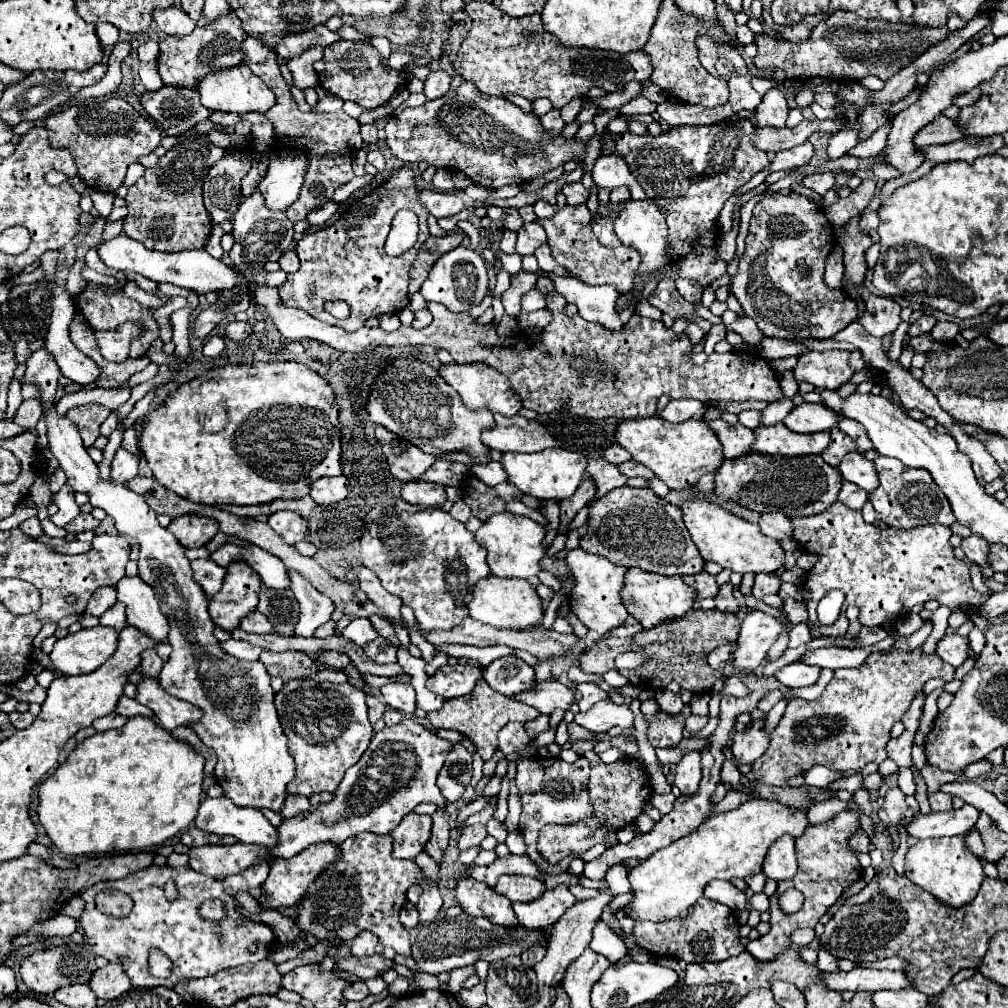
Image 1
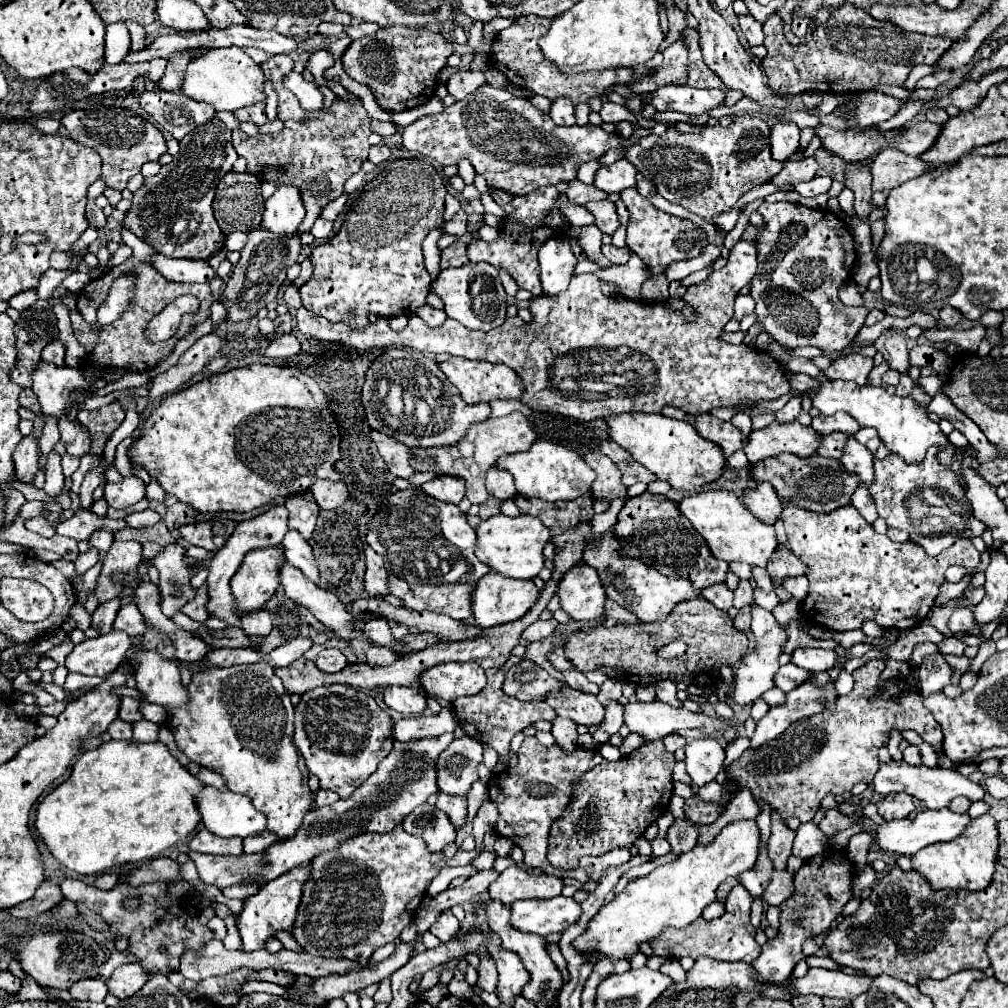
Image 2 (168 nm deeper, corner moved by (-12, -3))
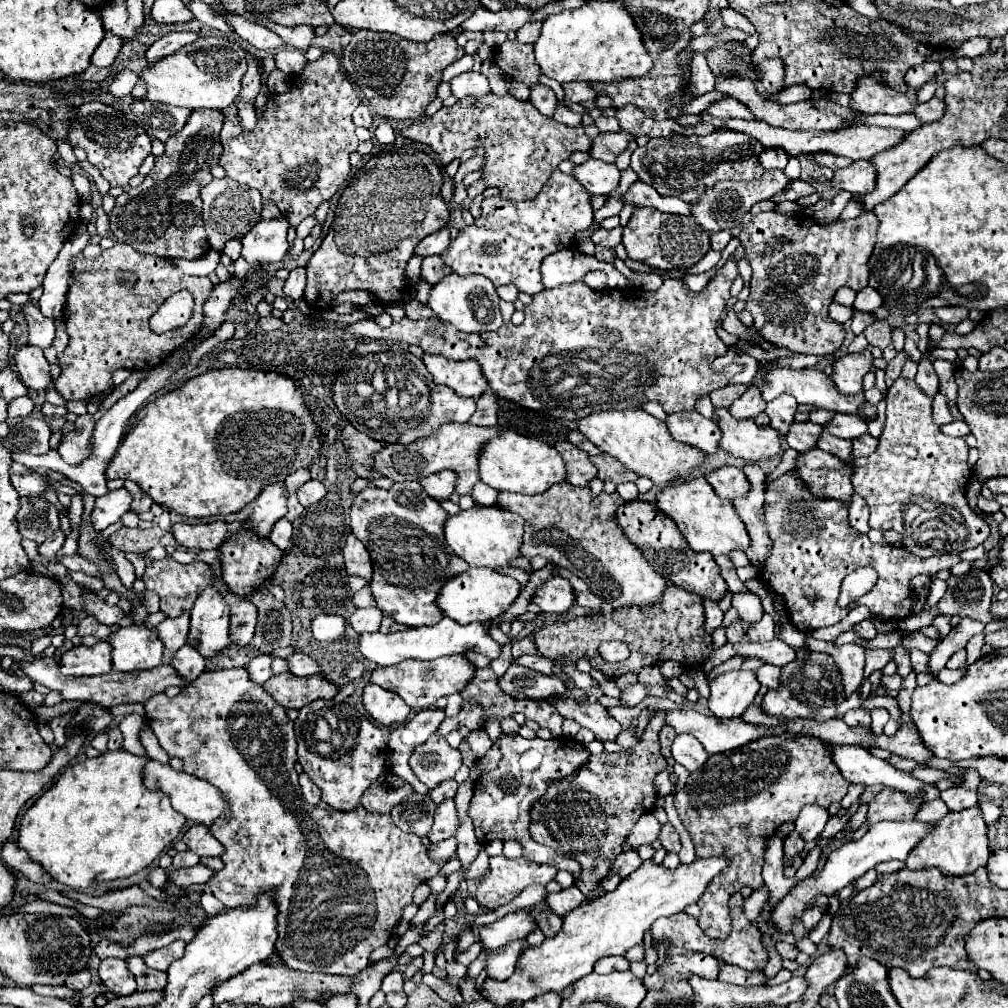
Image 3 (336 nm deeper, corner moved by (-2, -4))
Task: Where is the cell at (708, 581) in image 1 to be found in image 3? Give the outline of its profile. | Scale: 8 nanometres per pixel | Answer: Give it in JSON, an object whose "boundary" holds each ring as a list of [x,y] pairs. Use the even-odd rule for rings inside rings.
{"boundary":[[[703,600],[703,606],[705,606],[705,630],[707,634],[711,634],[715,628],[721,626],[721,620],[723,620],[723,612],[719,608],[717,602],[713,600]]]}

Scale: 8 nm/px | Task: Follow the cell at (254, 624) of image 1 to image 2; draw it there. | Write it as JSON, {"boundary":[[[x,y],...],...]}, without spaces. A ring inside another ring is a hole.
{"boundary":[[[259,609],[259,611],[249,611],[241,617],[241,629],[253,637],[267,637],[273,629],[271,623],[271,615],[267,609]]]}

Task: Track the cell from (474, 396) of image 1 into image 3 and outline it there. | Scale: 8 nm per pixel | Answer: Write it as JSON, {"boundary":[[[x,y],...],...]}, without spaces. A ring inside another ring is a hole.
{"boundary":[[[423,354],[421,360],[437,384],[449,386],[459,396],[479,398],[489,388],[475,360],[455,362],[445,356],[431,356],[431,354]]]}

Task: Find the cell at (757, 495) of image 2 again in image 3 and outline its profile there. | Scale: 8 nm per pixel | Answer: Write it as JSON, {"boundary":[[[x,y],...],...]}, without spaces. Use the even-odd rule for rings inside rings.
{"boundary":[[[721,466],[713,472],[707,472],[705,478],[713,486],[717,496],[725,500],[735,500],[739,496],[745,496],[749,490],[749,482],[745,474],[735,466]]]}

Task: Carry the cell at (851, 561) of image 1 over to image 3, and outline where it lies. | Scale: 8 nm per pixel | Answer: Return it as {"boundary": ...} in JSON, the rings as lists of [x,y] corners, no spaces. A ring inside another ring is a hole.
{"boundary":[[[793,470],[765,486],[763,508],[763,522],[767,522],[767,532],[773,546],[765,566],[761,568],[761,578],[775,594],[785,600],[789,618],[801,632],[837,624],[859,604],[867,606],[873,616],[879,614],[885,618],[905,618],[911,614],[913,604],[913,592],[909,588],[911,578],[917,574],[931,576],[959,562],[959,554],[941,554],[923,560],[919,556],[913,556],[903,546],[873,544],[867,534],[857,534],[855,530],[851,530],[851,524],[847,520],[847,506],[843,502],[815,498]],[[859,566],[875,568],[879,580],[875,588],[859,602],[853,602],[847,608],[839,608],[837,598],[841,582]],[[813,596],[817,596],[819,600],[811,602]]]}

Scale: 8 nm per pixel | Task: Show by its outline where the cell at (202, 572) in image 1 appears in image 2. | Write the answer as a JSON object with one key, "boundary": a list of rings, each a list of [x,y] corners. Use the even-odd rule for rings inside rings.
{"boundary":[[[203,583],[199,589],[197,589],[197,595],[191,603],[185,605],[183,613],[189,615],[191,619],[197,619],[197,621],[205,621],[209,619],[209,611],[207,611],[207,601],[209,601],[209,595],[207,595],[207,583]]]}

